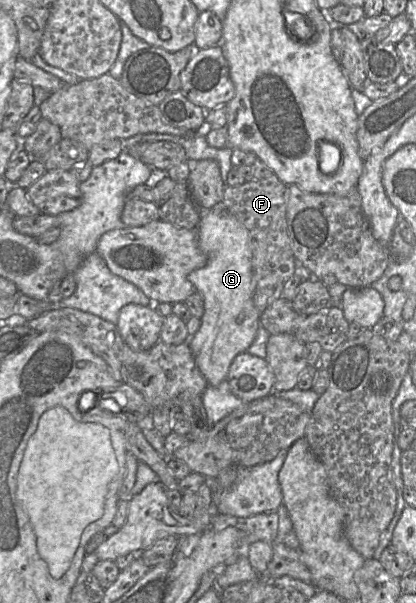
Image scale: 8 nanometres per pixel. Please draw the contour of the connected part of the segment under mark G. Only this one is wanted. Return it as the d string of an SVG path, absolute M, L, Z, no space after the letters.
M215 207L202 213L197 227L198 245L207 257L204 267L189 273L188 280L193 284L204 302L204 313L200 318L198 331L189 338L188 344L195 362L208 385L218 386L226 380L233 359L253 343L260 326L259 311L254 305L254 277L252 272L251 248L249 233L245 226L224 207Z

